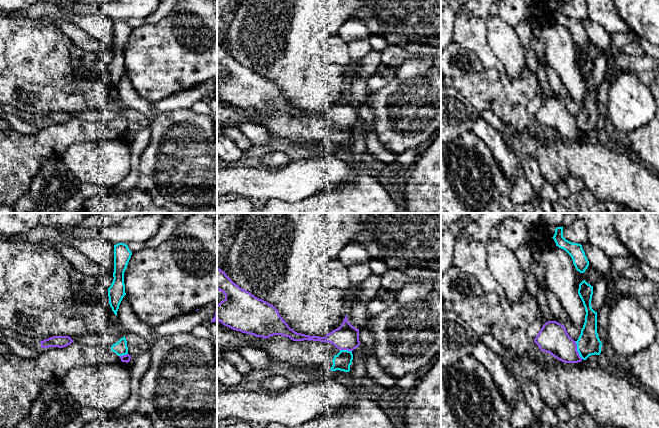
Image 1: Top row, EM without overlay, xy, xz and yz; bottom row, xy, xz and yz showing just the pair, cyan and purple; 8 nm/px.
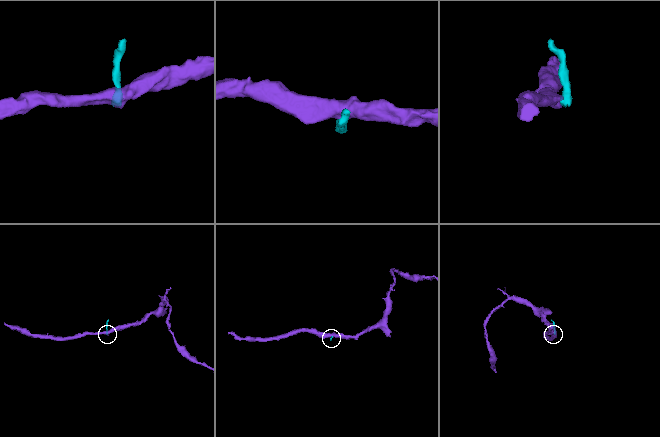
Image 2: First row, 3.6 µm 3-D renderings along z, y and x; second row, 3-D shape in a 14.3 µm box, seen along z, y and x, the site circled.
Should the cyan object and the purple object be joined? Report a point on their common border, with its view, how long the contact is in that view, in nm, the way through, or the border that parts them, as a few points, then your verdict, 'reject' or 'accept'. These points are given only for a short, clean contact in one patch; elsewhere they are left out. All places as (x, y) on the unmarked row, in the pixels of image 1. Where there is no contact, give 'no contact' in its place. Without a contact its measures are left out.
yz (577, 126) | 160 nm | reject

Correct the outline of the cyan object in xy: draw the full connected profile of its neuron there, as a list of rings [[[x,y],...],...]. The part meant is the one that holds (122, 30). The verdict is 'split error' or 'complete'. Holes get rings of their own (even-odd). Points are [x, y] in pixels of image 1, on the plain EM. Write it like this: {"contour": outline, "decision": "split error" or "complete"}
{"contour": [[[124,19],[114,21],[114,55],[111,62],[108,64],[108,73],[110,83],[116,92],[119,81],[123,73],[126,71],[124,48],[127,44],[131,31],[132,28],[129,26],[128,21]]], "decision": "complete"}

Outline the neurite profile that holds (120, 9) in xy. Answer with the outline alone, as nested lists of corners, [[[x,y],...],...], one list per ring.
[[[116,0],[111,3],[82,4],[36,2],[30,8],[18,11],[0,10],[0,16],[25,17],[30,19],[48,18],[56,22],[69,21],[65,16],[70,11],[82,15],[104,15],[113,21],[131,18],[146,18],[157,9],[161,0]]]

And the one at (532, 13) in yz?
[[[535,4],[528,5],[526,10],[526,20],[532,25],[533,28],[538,27],[539,10]]]

